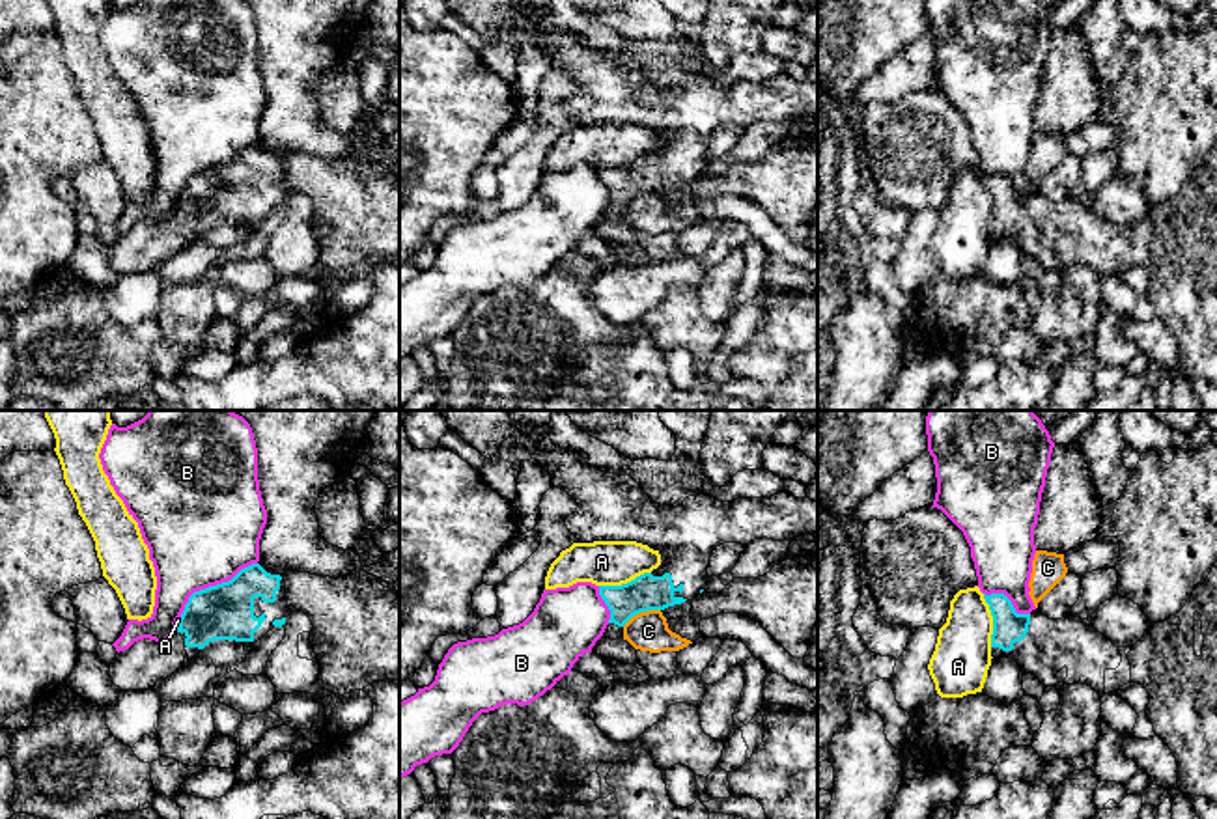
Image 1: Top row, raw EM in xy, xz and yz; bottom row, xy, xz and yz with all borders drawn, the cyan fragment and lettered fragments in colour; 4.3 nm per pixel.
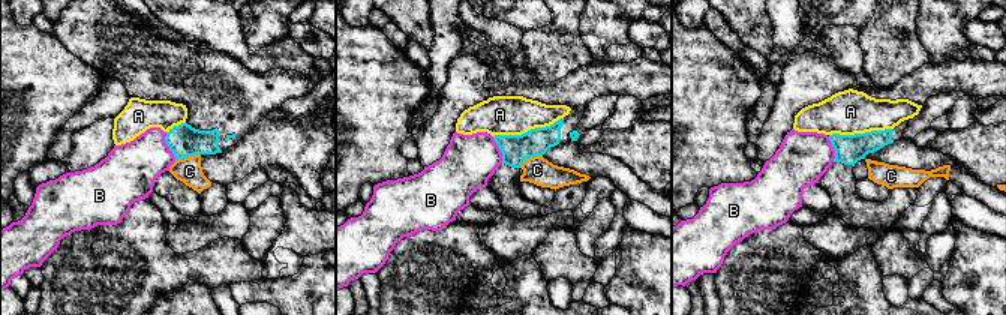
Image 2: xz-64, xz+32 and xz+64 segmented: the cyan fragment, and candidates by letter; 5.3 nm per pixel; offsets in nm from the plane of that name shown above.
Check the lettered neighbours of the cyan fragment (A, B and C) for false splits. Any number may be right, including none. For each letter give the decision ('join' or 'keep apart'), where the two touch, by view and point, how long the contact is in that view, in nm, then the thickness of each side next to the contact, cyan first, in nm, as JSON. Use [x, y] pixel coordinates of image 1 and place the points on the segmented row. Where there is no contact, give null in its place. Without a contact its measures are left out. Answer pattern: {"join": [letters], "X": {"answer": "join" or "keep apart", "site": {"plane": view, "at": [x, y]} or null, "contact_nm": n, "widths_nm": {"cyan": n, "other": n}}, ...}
{"join": [], "A": {"answer": "keep apart", "site": {"plane": "yz", "at": [993, 620]}, "contact_nm": 240, "widths_nm": {"cyan": 140, "other": 240}}, "B": {"answer": "keep apart", "site": {"plane": "xy", "at": [211, 586]}, "contact_nm": 420, "widths_nm": {"cyan": 240, "other": 480}}, "C": {"answer": "keep apart", "site": {"plane": "xz", "at": [641, 610]}, "contact_nm": 180, "widths_nm": {"cyan": 160, "other": 180}}}

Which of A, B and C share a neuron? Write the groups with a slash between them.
A / B / C

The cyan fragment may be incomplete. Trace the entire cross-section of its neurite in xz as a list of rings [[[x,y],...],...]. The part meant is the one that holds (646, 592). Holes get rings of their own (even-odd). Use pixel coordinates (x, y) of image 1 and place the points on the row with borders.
[[[515,429],[508,440],[498,448],[493,459],[485,459],[482,478],[504,500],[513,502],[517,496],[519,470],[525,461],[536,459],[551,474],[551,487],[566,491],[577,504],[577,511],[566,519],[567,530],[579,543],[594,541],[636,541],[648,545],[661,554],[661,565],[651,573],[644,573],[622,586],[599,586],[599,595],[610,610],[608,625],[601,638],[623,638],[623,625],[636,614],[648,610],[664,610],[685,601],[692,601],[707,586],[707,567],[713,550],[724,543],[748,545],[754,539],[790,541],[804,534],[818,534],[818,502],[810,498],[795,498],[784,491],[771,498],[737,498],[732,502],[719,502],[707,494],[689,496],[679,507],[655,504],[631,476],[607,474],[590,466],[579,453],[556,448],[551,435],[538,446],[532,455],[521,444],[521,433]]]

